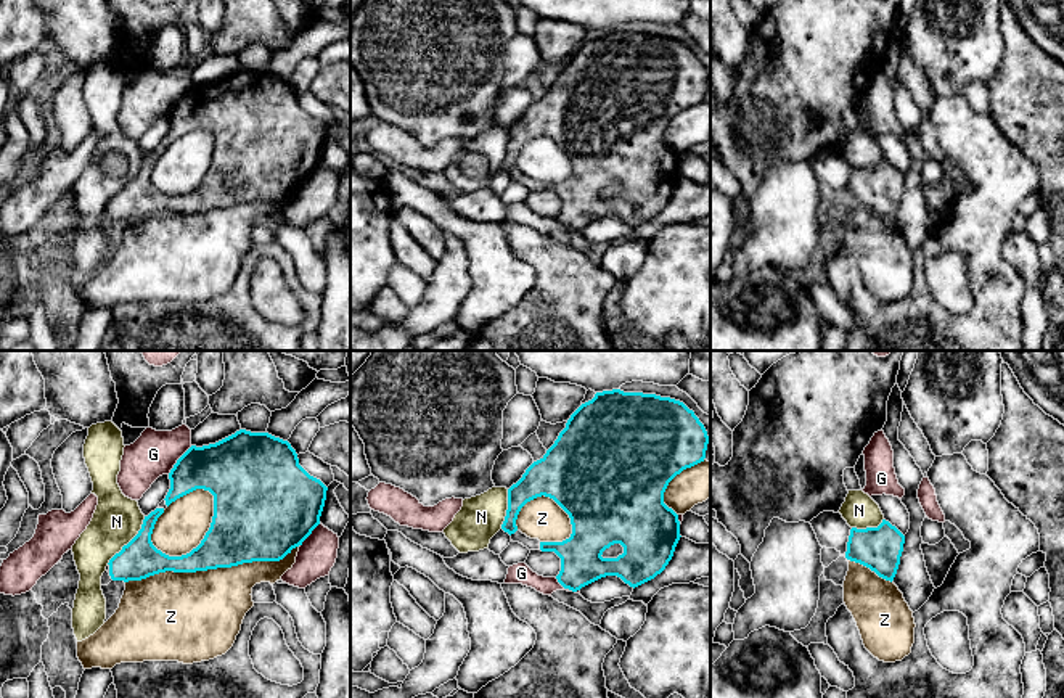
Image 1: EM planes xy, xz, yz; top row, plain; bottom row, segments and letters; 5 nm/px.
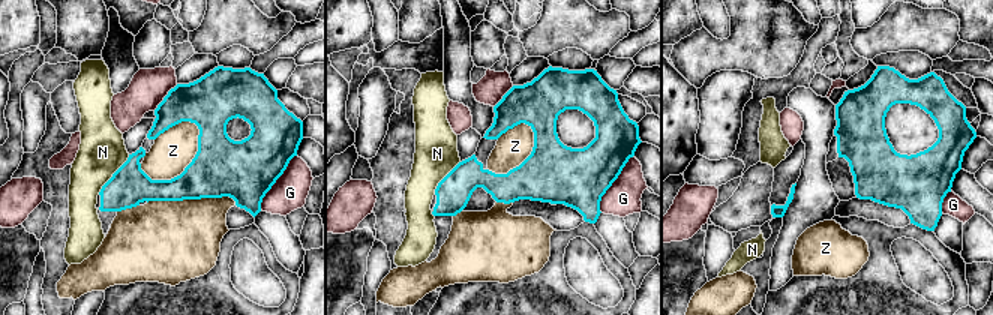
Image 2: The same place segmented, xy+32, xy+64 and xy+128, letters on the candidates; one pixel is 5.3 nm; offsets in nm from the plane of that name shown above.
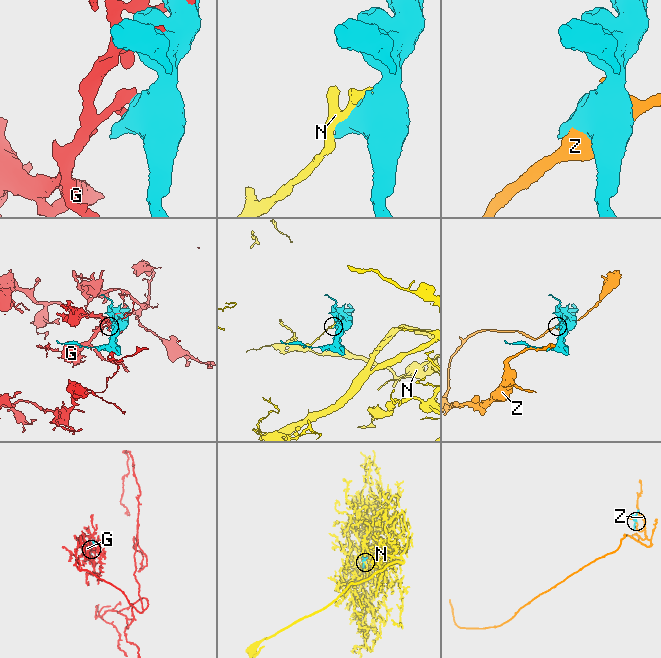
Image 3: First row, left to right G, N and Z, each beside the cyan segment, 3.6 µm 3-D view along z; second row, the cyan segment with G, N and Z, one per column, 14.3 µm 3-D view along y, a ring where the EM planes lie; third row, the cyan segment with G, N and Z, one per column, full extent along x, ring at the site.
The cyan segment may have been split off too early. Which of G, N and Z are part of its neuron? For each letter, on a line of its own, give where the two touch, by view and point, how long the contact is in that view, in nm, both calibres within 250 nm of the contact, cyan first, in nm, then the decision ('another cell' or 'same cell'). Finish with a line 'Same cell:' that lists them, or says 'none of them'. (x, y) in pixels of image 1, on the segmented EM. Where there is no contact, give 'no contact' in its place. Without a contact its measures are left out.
G: contact xy (177, 460); length 190 nm; calibres 280 and 220 nm; another cell
N: contact xy (130, 541); length 300 nm; calibres 200 and 240 nm; another cell
Z: contact xy (212, 568); length 900 nm; calibres 320 and 440 nm; another cell
Same cell: none of them

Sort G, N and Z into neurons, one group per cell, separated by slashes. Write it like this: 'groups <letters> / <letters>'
groups G / N / Z

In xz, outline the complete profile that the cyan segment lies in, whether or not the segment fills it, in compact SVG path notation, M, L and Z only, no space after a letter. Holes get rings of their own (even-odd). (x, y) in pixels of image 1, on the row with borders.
M620 389L596 392L591 400L582 404L571 415L571 418L566 423L566 428L559 433L558 439L546 450L546 454L540 460L534 462L526 470L522 478L508 489L508 510L506 510L506 516L501 524L501 529L511 536L513 542L519 542L524 547L527 547L529 550L555 552L561 558L561 571L556 576L556 579L564 589L577 592L582 587L601 579L601 577L606 577L606 576L617 576L625 584L628 584L630 587L635 589L635 587L654 579L657 574L661 574L665 569L665 566L669 565L669 561L672 560L675 547L681 537L680 536L680 521L678 521L678 515L664 503L664 492L665 492L669 482L677 474L680 474L686 468L691 468L691 466L704 462L707 444L709 444L709 436L707 436L704 425L699 421L699 418L694 415L694 412L690 410L680 400L675 400L670 397L661 397L656 394L624 392ZM542 495L553 499L569 515L571 524L572 524L572 534L569 539L566 539L563 542L540 542L538 539L527 537L526 534L522 534L518 529L516 519L518 519L521 508L527 502L530 502L537 497L542 497ZM614 544L620 544L624 547L624 553L619 555L617 558L603 558L601 556L603 552Z

